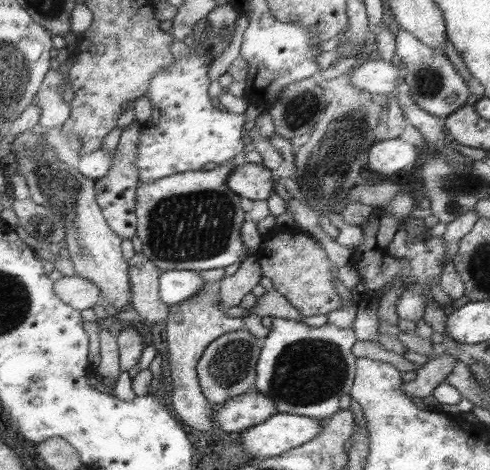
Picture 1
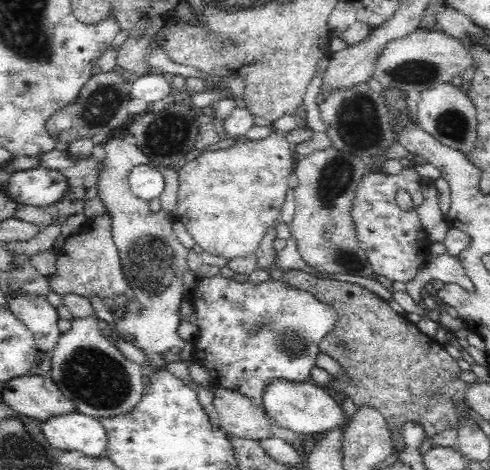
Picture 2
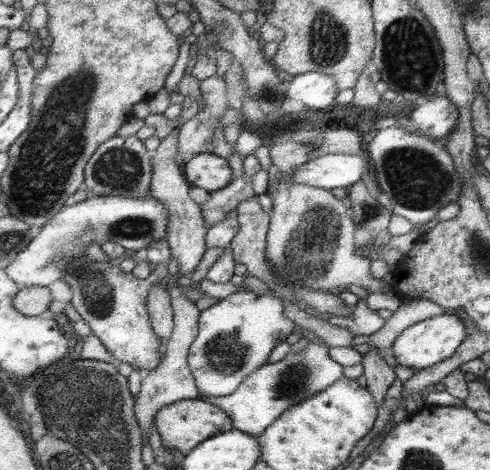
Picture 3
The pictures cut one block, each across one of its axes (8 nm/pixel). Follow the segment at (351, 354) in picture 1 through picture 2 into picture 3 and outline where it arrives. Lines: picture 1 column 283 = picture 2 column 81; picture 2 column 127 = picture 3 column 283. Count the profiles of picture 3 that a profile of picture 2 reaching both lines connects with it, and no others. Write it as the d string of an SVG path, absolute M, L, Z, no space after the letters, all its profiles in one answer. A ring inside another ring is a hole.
M309 342L307 348L303 348L299 352L291 350L283 360L279 360L275 364L267 362L263 368L259 368L257 372L247 376L235 394L221 396L221 398L207 396L203 400L225 408L233 416L235 430L243 430L251 436L261 438L267 432L267 428L273 426L287 410L315 398L317 394L325 392L327 388L331 388L335 382L339 382L343 378L345 366L339 364L335 358L331 358L329 350L331 348L325 342L323 344Z

